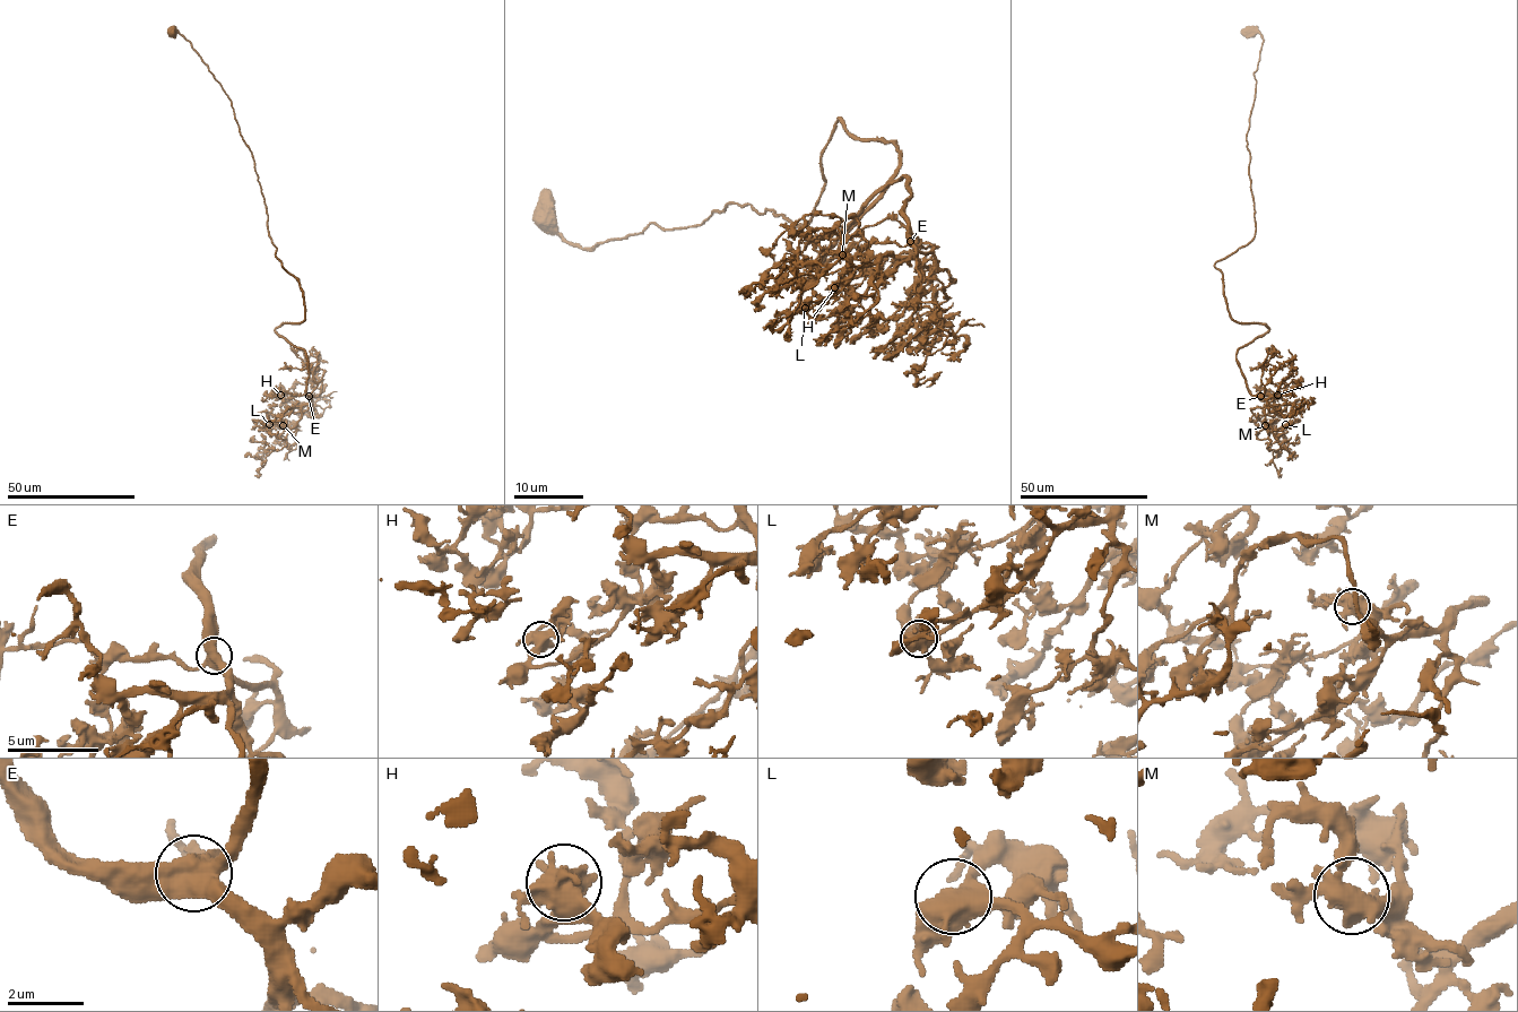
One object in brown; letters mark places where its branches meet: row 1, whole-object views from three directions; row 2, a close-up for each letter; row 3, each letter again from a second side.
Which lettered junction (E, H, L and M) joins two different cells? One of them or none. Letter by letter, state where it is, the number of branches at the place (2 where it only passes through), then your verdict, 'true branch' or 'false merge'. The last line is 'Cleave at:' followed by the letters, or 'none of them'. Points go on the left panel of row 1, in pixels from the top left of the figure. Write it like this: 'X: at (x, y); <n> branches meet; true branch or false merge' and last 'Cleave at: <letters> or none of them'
E: at (309, 396); 4 branches meet; false merge
H: at (280, 395); 4 branches meet; true branch
L: at (269, 424); 4 branches meet; true branch
M: at (283, 425); 4 branches meet; true branch
Cleave at: E

